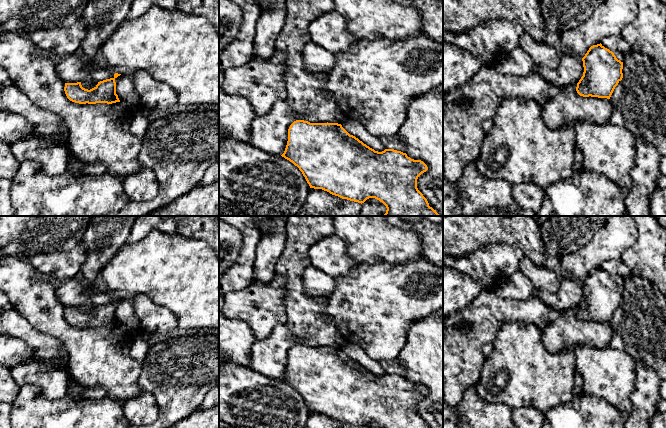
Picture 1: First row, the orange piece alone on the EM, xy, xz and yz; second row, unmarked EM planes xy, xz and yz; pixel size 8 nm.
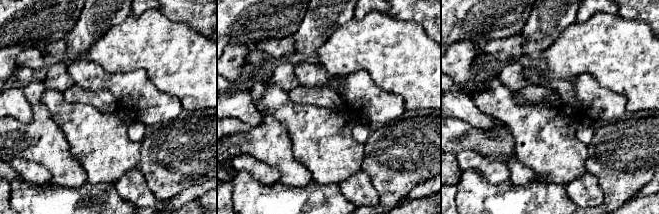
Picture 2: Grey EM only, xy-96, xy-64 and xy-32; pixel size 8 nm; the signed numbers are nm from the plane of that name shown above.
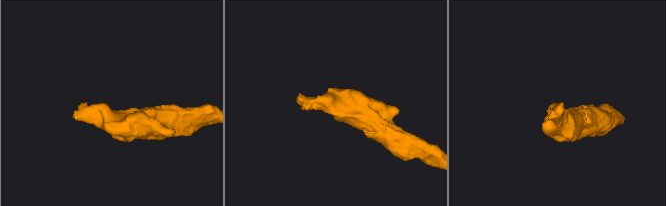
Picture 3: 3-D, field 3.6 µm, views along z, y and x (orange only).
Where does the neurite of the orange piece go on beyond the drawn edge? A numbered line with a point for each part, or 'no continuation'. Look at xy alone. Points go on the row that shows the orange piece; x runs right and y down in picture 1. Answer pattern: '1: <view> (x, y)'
no continuation

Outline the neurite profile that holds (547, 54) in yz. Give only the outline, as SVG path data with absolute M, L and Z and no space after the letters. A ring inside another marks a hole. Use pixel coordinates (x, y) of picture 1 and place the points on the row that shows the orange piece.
M524 32L519 37L518 46L531 56L535 65L554 70L558 68L562 53L557 43L551 40L538 43Z

